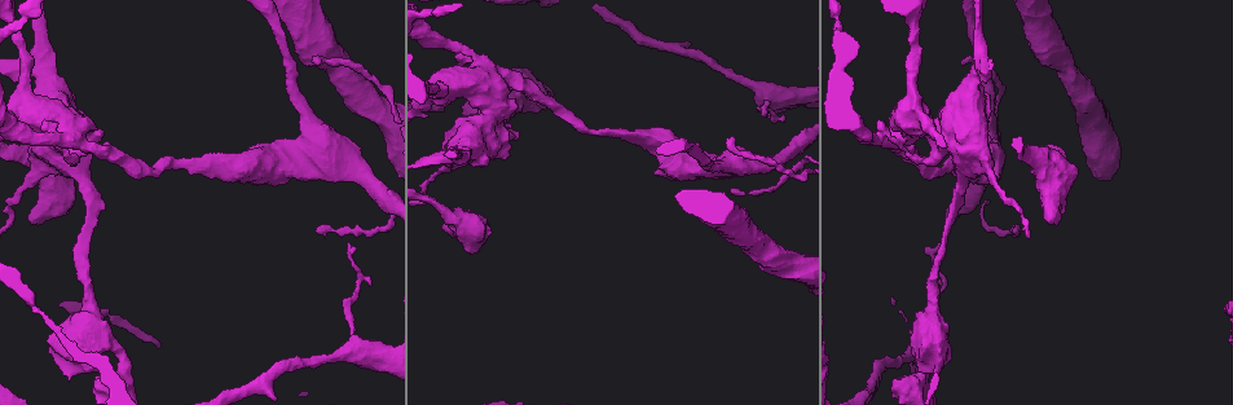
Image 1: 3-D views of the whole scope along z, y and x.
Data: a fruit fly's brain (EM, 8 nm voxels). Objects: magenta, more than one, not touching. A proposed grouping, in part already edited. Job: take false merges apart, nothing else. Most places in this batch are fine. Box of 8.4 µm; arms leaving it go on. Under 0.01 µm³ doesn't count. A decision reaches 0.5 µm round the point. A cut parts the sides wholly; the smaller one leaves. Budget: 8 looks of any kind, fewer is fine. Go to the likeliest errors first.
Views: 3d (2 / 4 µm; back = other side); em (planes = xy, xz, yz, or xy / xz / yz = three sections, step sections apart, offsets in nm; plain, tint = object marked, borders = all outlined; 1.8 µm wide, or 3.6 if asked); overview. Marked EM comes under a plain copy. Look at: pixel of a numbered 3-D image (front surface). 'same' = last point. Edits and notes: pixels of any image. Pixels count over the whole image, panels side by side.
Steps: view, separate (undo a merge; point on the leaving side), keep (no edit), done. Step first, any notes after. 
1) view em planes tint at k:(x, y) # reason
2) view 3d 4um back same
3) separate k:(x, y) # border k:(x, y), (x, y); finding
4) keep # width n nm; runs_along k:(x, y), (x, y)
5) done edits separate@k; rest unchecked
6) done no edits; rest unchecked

view 3d 4um at 1:(991, 130) # branch point

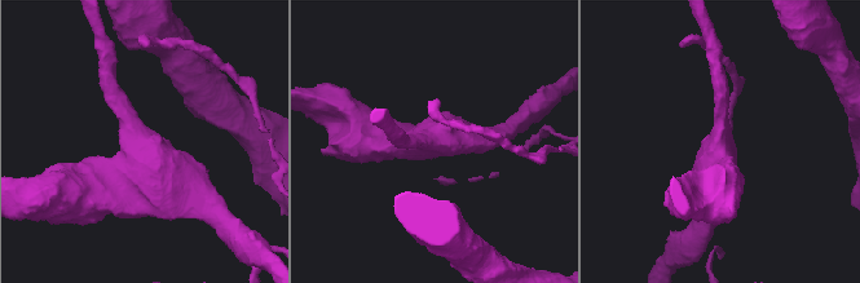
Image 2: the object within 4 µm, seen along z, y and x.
view em 3.6um xy step 8 tint at 2:(432, 142) # need the tissue

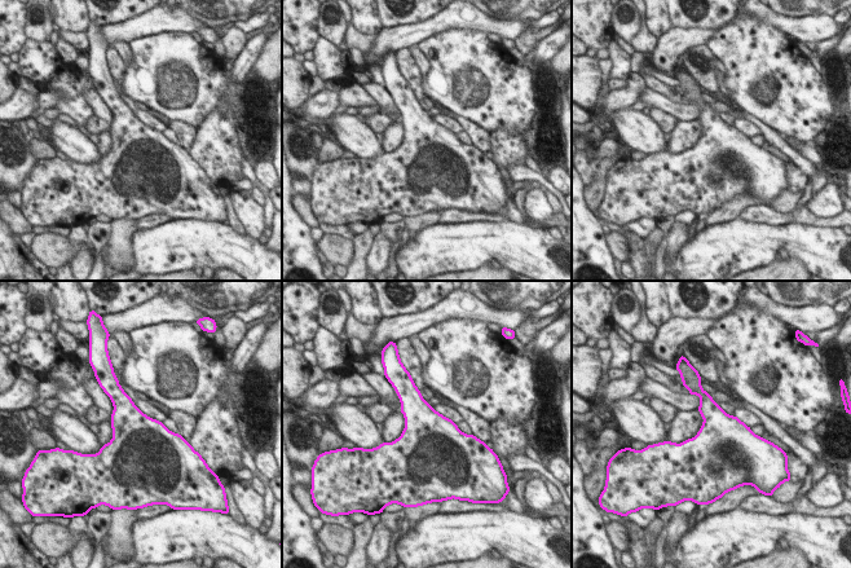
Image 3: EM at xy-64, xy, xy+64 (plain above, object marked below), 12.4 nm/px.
keep # width 550 nm; continuous, no second neuron

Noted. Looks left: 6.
view em 3.6um xz step 16 tint at 1:(353, 340) # calibre changes

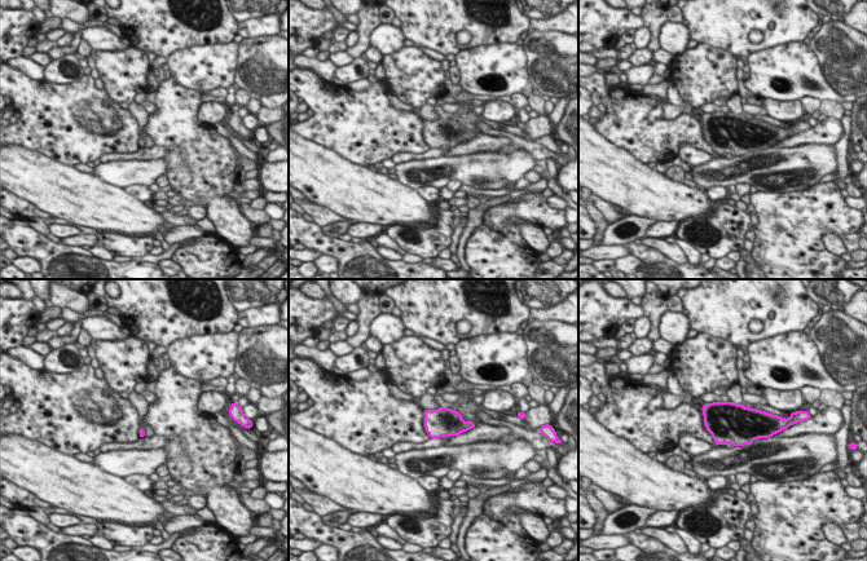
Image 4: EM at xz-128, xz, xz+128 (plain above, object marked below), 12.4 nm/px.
view em 3.6um planes tint same

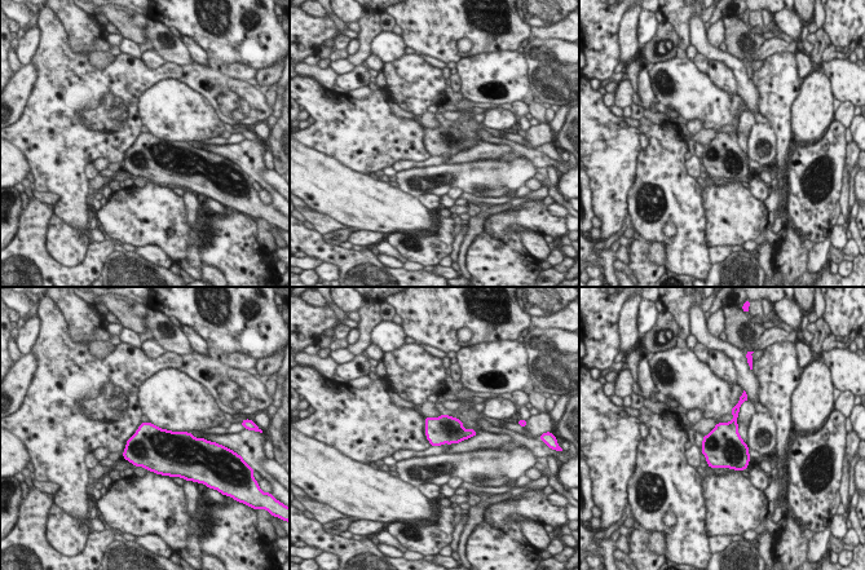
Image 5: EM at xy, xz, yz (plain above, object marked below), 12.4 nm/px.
keep # all the same neuron

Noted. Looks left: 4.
view 3d 4um at 1:(977, 65) # a fork

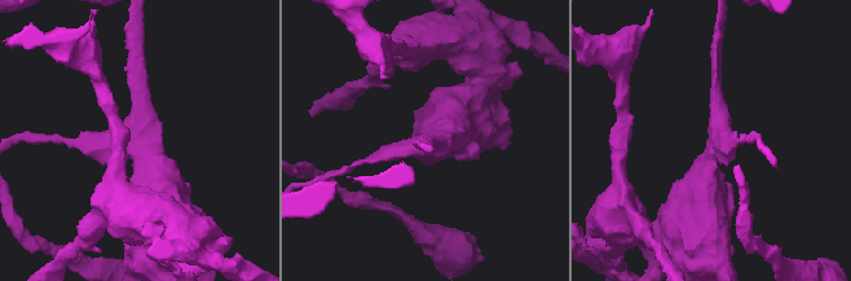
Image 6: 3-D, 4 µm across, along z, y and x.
view em xz step 8 tint at 6:(716, 143) # arms 3; arm_widths 190, 220, 650 nm; now the EM

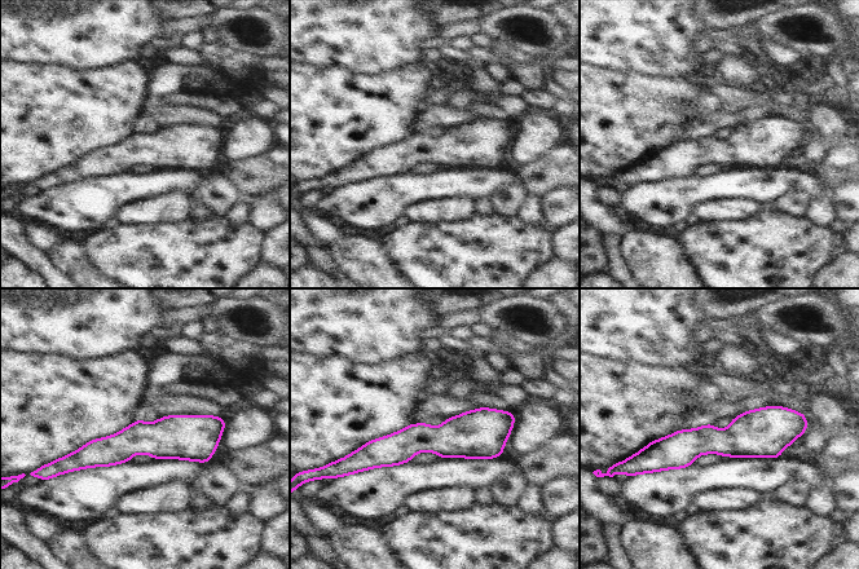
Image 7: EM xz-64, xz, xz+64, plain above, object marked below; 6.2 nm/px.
view em planes borders same

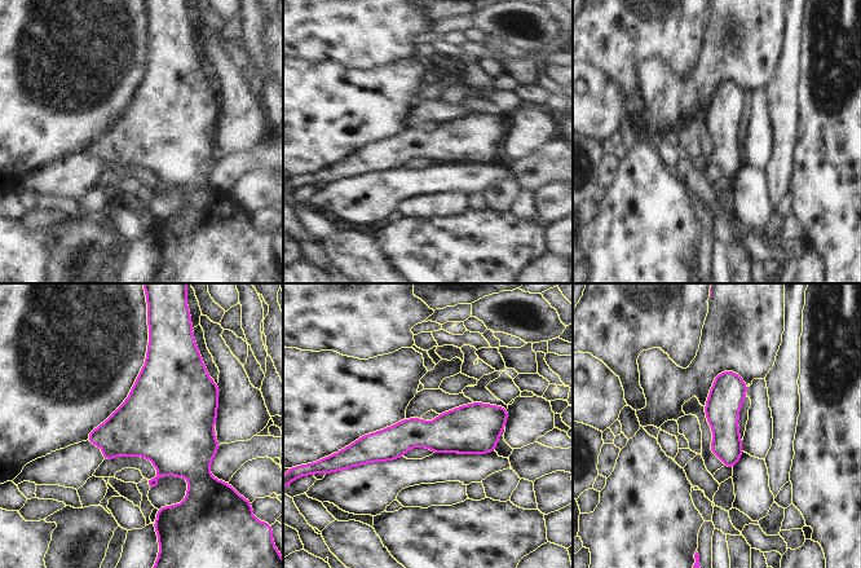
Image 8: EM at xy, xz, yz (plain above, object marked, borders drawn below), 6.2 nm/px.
keep # width 220 nm; runs_along 8:(504, 414), (353, 448); continuous, no second neuron

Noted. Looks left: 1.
done no edits; rest unchecked

